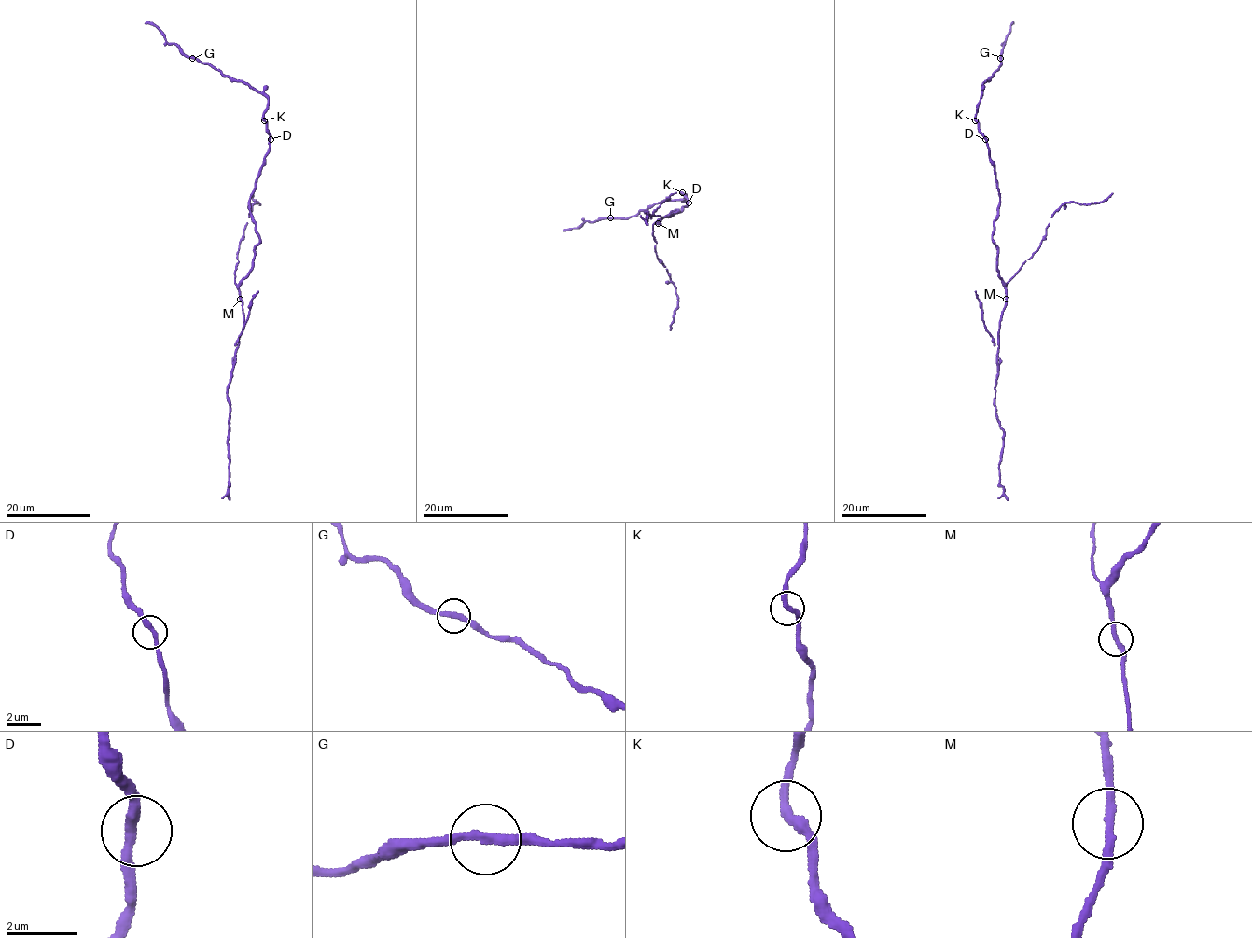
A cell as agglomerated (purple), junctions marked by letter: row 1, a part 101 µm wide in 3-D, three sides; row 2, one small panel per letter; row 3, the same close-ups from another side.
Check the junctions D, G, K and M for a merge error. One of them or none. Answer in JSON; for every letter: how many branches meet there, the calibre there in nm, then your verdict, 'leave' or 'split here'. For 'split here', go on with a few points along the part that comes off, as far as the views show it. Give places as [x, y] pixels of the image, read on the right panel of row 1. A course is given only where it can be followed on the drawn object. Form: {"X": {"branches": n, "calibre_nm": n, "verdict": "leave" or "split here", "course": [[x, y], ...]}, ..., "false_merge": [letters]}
{"D": {"branches": 2, "calibre_nm": 280, "verdict": "leave"}, "G": {"branches": 2, "calibre_nm": 280, "verdict": "leave"}, "K": {"branches": 2, "calibre_nm": 280, "verdict": "leave"}, "M": {"branches": 2, "calibre_nm": 260, "verdict": "leave"}, "false_merge": []}

